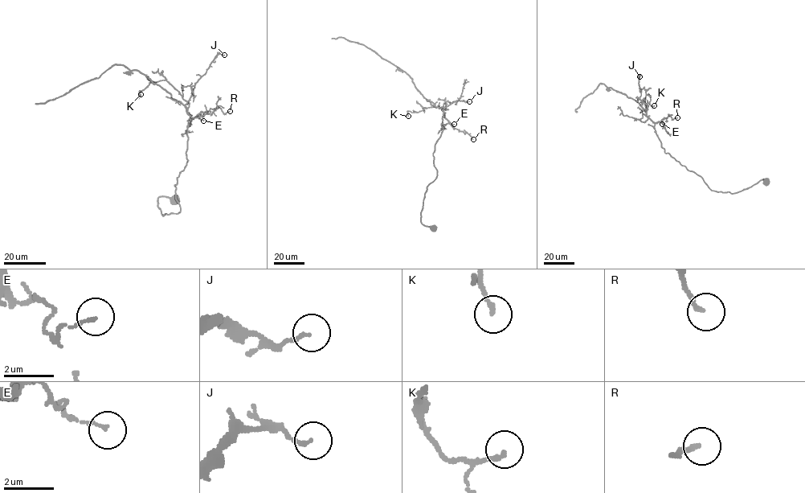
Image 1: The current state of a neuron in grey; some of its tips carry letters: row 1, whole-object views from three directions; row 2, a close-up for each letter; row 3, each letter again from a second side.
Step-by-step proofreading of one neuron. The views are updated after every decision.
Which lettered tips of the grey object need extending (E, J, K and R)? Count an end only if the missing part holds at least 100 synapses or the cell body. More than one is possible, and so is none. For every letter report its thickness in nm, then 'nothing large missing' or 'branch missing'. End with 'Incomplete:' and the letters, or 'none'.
E: calibre 130 nm; nothing large missing
J: calibre 150 nm; nothing large missing
K: calibre 180 nm; nothing large missing
R: calibre 170 nm; nothing large missing
Incomplete: none

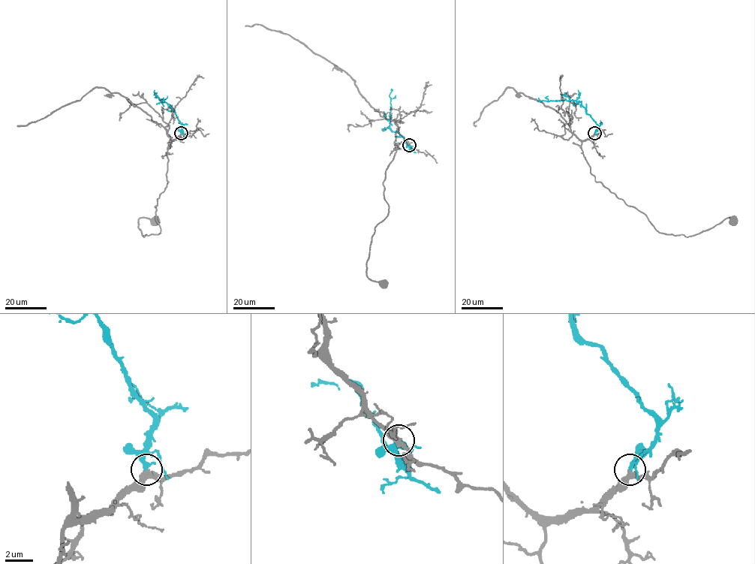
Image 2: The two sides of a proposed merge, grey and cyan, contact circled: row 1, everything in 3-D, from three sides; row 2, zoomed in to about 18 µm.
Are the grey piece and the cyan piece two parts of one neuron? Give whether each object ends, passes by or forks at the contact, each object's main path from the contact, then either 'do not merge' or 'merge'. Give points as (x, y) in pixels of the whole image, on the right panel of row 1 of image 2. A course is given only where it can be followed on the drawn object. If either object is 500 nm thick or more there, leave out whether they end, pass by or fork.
grey passes by; cyan ends there; grey runs (594, 133), (581, 145), (597, 182), (645, 214), (659, 232), (693, 236), (727, 218), (733, 220); cyan runs (594, 133), (598, 125), (579, 101), (539, 101), (538, 98); merge

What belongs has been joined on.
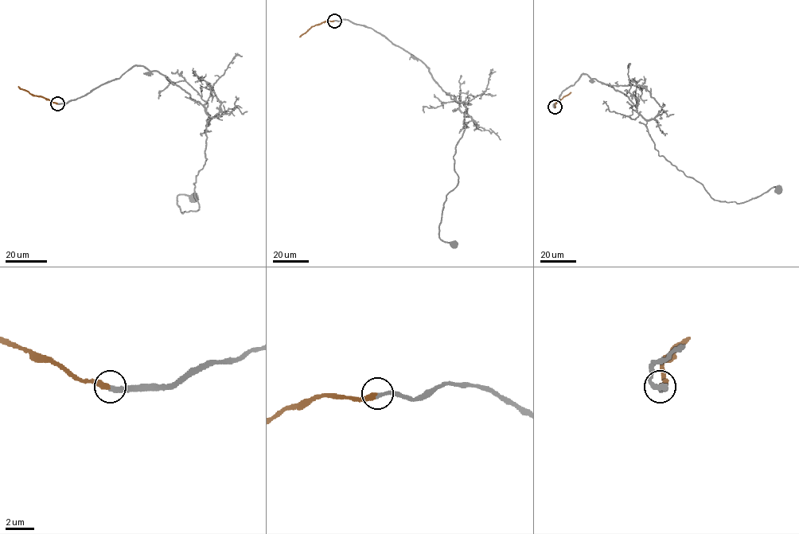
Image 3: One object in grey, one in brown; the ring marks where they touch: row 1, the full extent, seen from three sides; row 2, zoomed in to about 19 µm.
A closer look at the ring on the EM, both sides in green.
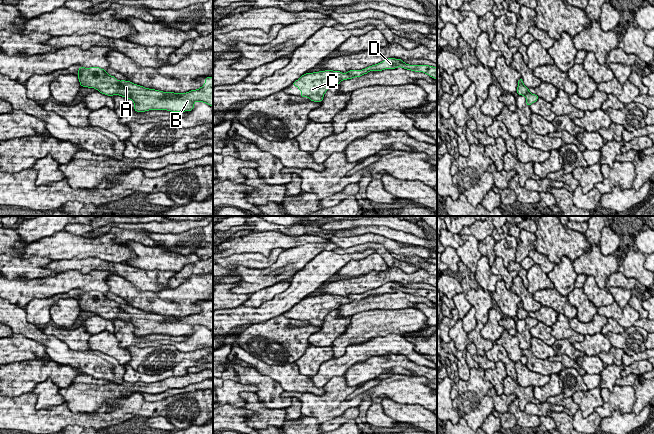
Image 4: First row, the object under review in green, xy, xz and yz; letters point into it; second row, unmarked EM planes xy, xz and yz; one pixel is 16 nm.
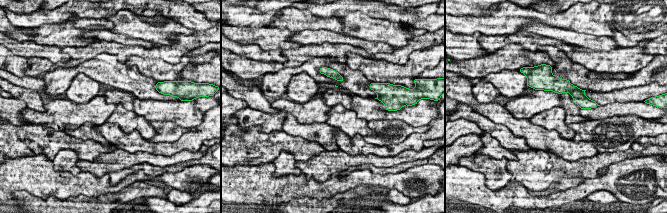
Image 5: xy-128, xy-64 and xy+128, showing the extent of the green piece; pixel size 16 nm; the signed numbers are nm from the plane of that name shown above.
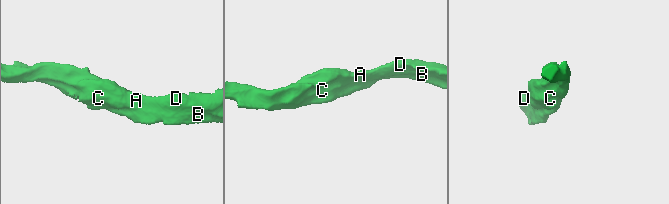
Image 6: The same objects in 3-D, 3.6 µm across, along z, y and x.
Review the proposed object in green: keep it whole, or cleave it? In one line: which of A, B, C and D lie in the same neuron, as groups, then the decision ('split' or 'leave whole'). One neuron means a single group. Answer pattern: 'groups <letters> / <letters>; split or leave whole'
groups A B C D; leave whole

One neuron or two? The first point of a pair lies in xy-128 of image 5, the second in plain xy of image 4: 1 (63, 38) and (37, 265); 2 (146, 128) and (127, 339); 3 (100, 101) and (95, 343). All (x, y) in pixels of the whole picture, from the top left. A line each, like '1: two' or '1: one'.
1: one
2: two
3: two

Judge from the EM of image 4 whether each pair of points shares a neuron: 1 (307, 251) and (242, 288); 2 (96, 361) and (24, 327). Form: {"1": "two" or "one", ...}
{"1": "one", "2": "one"}

